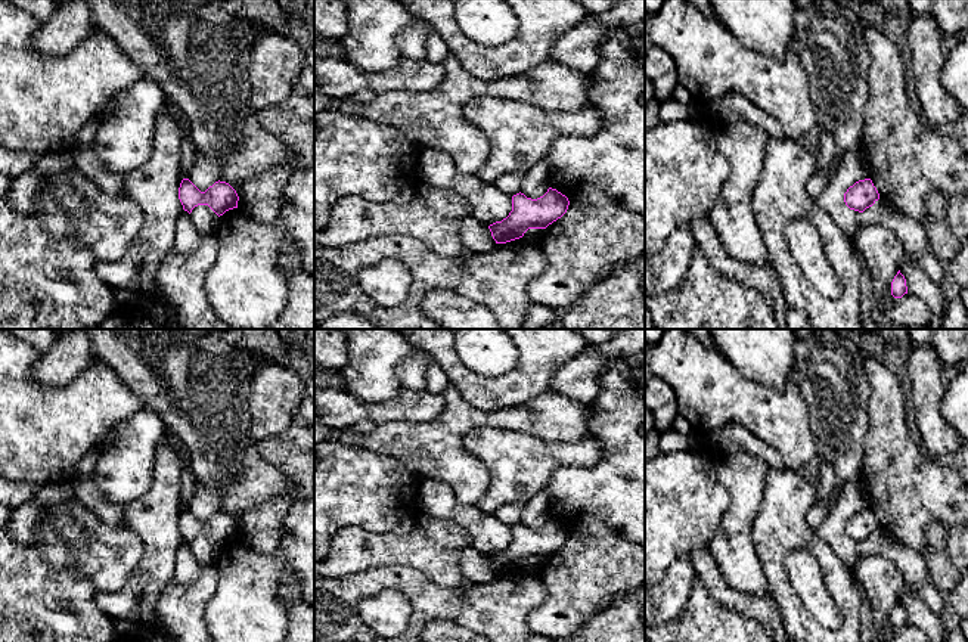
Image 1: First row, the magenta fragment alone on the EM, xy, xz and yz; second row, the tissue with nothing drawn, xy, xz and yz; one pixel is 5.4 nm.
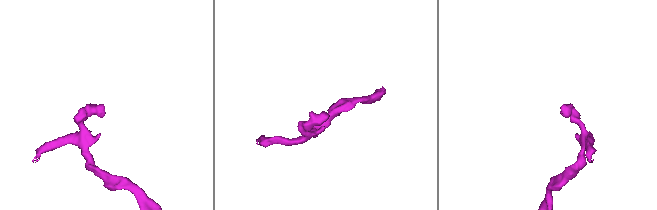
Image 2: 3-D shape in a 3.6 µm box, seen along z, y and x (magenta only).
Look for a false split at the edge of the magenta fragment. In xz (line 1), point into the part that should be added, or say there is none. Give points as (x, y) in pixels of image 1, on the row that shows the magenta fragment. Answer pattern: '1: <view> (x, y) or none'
1: none

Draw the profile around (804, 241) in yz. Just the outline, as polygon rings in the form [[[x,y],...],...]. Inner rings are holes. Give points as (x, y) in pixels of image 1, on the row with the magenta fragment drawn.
[[[797,218],[786,224],[786,239],[804,275],[810,277],[828,298],[838,298],[843,294],[843,282],[826,258],[816,226],[807,218]]]

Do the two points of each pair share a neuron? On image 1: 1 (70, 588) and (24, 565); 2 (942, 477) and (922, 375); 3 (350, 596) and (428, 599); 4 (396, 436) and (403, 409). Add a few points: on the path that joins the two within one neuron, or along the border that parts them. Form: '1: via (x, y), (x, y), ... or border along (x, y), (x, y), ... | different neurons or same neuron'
1: via (58, 588), (46, 588), (36, 577) | same neuron
2: border along (924, 450), (943, 461) | different neurons
3: via (369, 582), (409, 580) | same neuron
4: border along (433, 418), (377, 424) | different neurons

